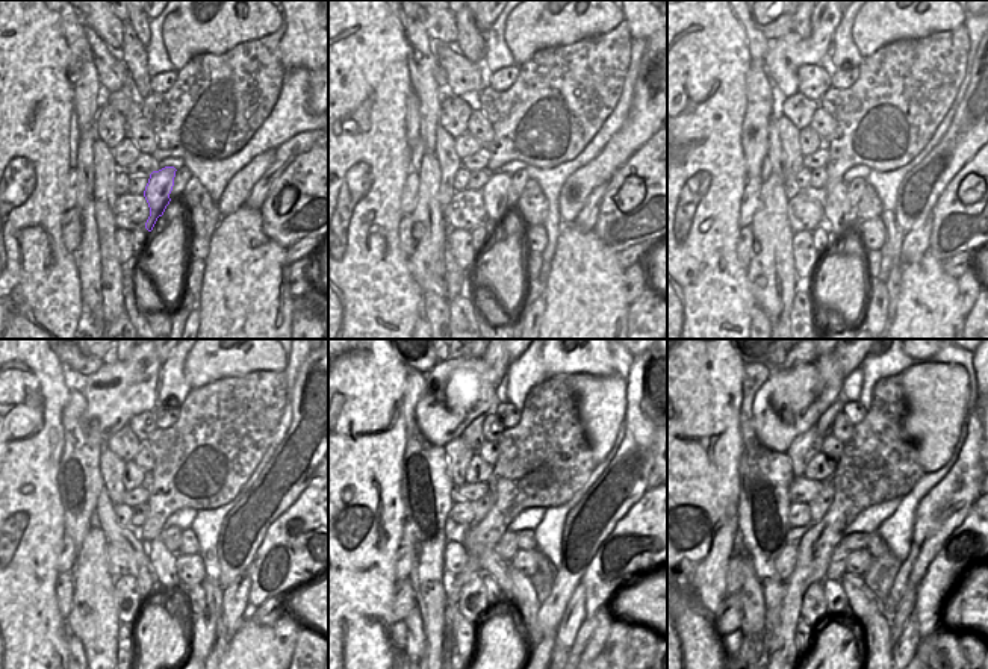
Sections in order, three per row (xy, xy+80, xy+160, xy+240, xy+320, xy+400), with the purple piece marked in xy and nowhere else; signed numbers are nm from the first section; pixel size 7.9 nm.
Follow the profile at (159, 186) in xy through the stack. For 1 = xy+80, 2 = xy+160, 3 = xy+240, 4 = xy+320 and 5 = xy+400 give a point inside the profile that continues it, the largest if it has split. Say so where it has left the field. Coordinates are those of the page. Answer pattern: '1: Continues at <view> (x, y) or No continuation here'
1: Continues at xy+80 (494, 192)
2: Continues at xy+160 (840, 218)
3: Continues at xy+240 (162, 560)
4: Continues at xy+320 (522, 584)
5: Continues at xy+400 (875, 622).

